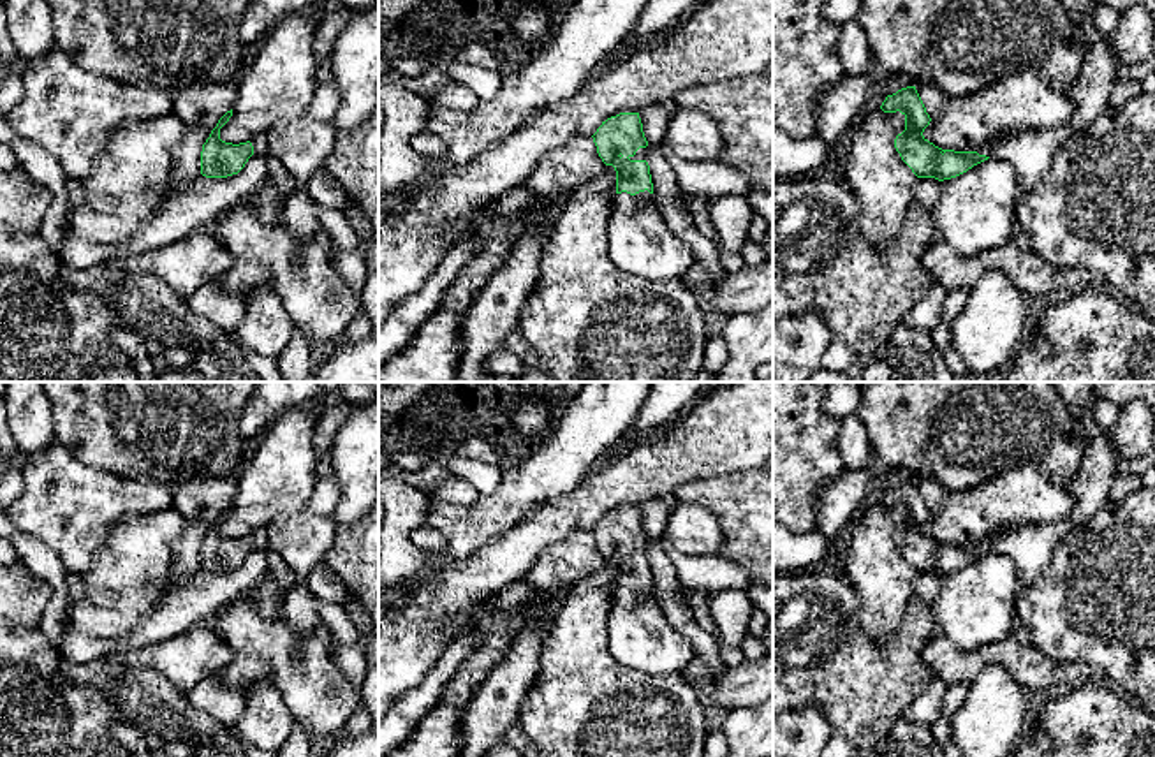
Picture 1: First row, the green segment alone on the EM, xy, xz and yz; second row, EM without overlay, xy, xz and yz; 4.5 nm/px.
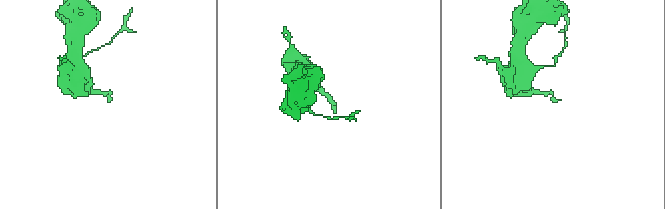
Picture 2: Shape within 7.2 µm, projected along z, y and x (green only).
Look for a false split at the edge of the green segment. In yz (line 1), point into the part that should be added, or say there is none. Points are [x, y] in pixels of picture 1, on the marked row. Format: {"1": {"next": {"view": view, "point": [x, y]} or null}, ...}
{"1": {"next": {"view": "yz", "point": [1030, 152]}}}

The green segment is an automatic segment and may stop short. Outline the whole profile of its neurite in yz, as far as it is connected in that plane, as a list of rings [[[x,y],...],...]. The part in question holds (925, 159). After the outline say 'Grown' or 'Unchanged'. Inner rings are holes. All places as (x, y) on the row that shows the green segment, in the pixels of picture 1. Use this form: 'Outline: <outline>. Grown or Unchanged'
Outline: [[[1097,39],[1088,44],[1081,76],[1065,95],[1074,106],[1067,125],[1046,130],[1012,130],[982,144],[977,151],[942,150],[923,136],[931,118],[916,86],[887,95],[880,109],[884,113],[900,111],[905,116],[905,130],[896,136],[894,148],[917,178],[944,181],[988,158],[1000,158],[1014,167],[1023,199],[1051,169],[1056,150],[1074,132],[1088,130],[1107,107],[1107,99],[1116,86],[1122,67],[1123,63],[1113,51],[1109,39]]]. Grown

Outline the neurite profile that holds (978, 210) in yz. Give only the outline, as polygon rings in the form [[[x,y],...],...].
[[[988,158],[944,180],[931,220],[960,255],[979,255],[1012,239],[1021,208],[1018,174],[1007,160]]]

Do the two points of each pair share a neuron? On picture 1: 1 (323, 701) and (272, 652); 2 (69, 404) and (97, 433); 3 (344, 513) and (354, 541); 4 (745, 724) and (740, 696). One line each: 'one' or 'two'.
1: one
2: one
3: two
4: two

